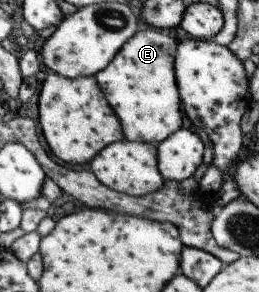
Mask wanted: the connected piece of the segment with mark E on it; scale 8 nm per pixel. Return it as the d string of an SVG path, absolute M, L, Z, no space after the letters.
M142 27L114 60L95 77L110 106L121 119L125 138L159 144L184 126L182 98L177 86L177 46L172 36L152 27Z

